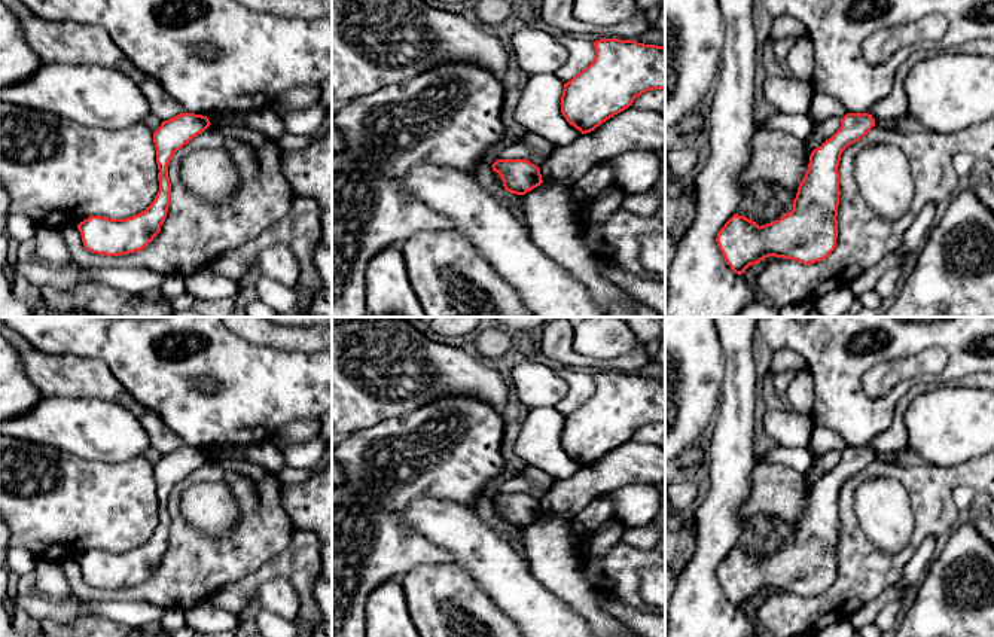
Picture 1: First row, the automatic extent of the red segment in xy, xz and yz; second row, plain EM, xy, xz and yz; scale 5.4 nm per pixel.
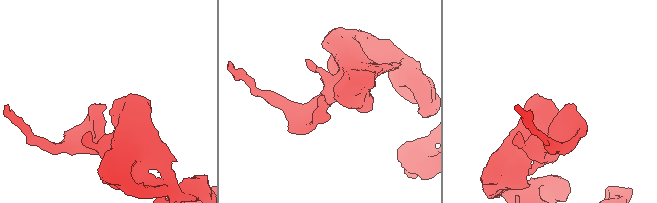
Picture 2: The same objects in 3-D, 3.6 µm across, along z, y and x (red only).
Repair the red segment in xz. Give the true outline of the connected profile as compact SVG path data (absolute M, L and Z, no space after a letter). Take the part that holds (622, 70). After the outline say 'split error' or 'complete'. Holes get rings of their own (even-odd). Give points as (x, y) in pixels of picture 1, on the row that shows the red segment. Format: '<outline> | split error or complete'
M635 40L594 42L594 61L564 83L561 113L582 134L632 106L641 94L665 89L665 46Z | complete

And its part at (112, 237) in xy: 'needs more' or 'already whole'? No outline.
already whole

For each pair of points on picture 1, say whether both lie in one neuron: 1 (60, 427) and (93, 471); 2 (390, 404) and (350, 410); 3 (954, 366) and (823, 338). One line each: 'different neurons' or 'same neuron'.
1: different neurons
2: same neuron
3: same neuron

